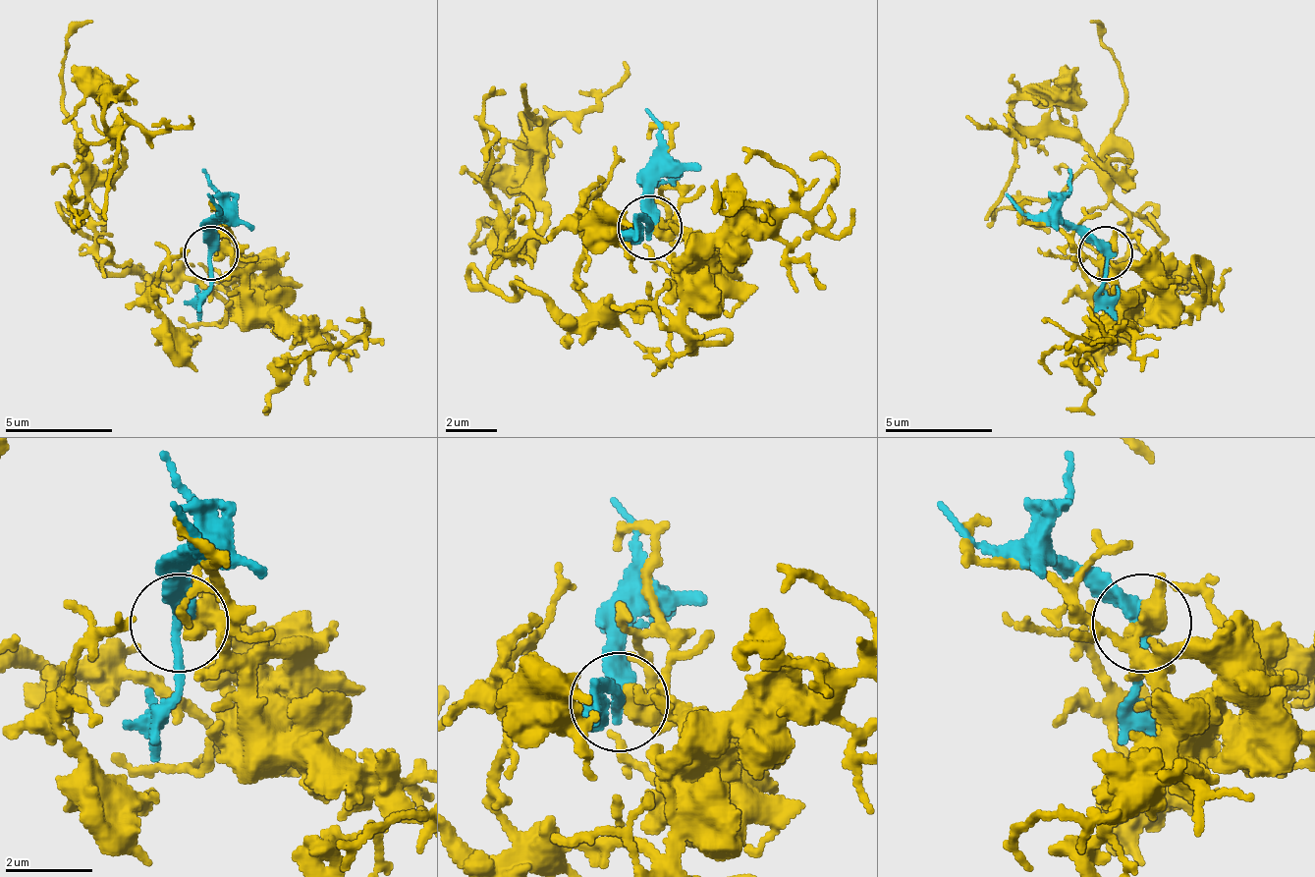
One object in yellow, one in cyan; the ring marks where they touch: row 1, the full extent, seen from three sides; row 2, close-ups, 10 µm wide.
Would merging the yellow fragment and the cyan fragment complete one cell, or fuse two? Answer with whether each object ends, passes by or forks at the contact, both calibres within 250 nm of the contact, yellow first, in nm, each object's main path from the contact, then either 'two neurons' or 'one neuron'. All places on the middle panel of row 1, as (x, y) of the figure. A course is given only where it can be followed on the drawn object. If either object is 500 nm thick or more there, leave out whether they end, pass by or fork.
yellow passes by | cyan passes by | 400/320 nm | yellow via (654, 229), (686, 235), (674, 311), (572, 318), (488, 280), (508, 235), (546, 222), (539, 133), (629, 63) | cyan via (648, 229), (661, 127), (648, 107) | two neurons

